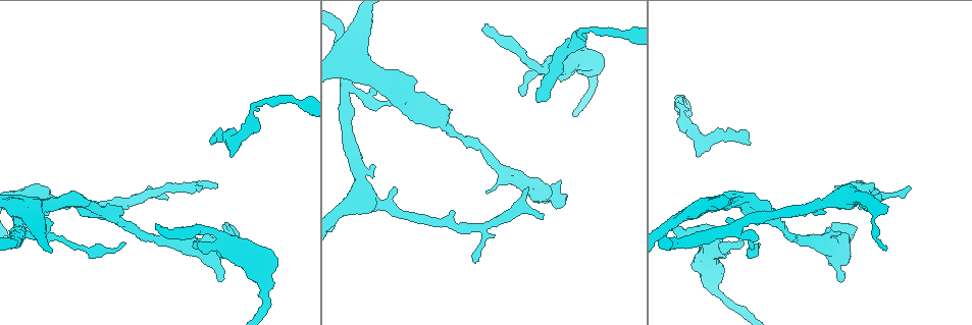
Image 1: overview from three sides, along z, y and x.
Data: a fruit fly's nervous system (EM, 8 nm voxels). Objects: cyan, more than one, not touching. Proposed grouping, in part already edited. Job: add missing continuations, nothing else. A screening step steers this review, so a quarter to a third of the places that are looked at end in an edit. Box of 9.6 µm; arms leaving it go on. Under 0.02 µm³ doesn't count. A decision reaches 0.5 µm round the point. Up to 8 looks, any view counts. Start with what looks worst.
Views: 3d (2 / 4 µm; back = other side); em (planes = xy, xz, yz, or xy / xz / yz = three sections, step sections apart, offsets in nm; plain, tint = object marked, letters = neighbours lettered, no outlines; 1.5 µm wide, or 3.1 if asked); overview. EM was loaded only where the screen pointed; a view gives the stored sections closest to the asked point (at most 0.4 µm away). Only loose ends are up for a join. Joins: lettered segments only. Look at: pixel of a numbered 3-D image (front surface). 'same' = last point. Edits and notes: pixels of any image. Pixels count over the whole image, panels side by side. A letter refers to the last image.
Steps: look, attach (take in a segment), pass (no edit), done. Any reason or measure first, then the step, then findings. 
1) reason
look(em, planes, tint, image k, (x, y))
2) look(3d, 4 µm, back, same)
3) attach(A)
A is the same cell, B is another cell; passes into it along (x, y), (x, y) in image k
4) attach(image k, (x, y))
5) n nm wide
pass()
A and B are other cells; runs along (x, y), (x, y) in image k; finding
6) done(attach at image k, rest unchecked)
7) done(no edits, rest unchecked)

an open end
look(3d, 4 µm, image 1, (483, 28))

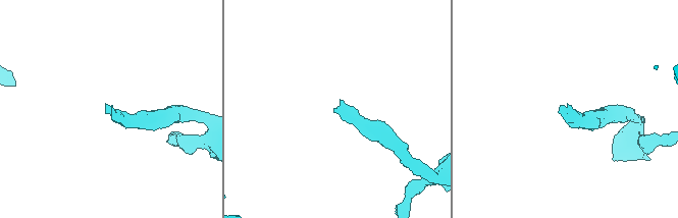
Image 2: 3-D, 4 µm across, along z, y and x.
look(em, xy, step 8, tint, image 2, (107, 104))

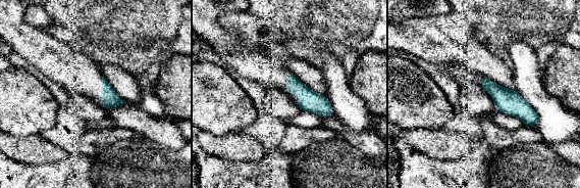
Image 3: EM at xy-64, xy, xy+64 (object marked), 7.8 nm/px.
another direction
look(em, planes, letters, same)

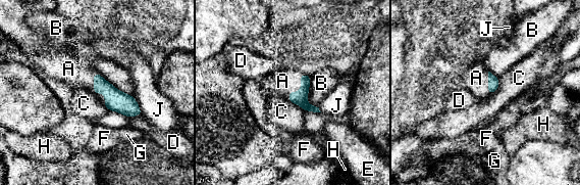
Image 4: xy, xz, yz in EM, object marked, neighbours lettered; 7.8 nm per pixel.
B touches over 360 nm
attach(image 4, (70, 70))
A is the same cell, B, C, D, E, F, G, H and J are other cells; the neuron continues

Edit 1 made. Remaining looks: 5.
branch stops here
look(em, xz, step 8, letters, image 1, (219, 281))

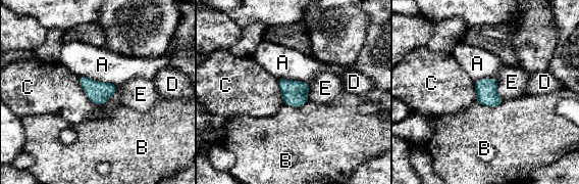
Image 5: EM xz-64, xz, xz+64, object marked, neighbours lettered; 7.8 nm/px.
another direction
look(em, yz, step 4, letters, same)

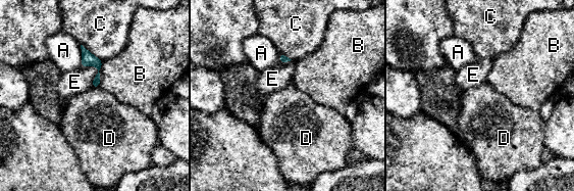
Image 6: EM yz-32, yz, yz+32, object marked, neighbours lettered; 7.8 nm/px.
pass()
A, B, C, D and E are other cells; runs along (84, 51), (99, 67), (97, 84) in image 6; none of them fits

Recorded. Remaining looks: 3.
free end
look(3d, 4 µm, image 1, (834, 185))

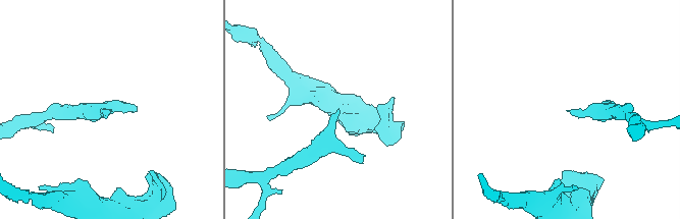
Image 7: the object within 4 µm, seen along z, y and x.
look(em, planes, letters, image 7, (338, 112))

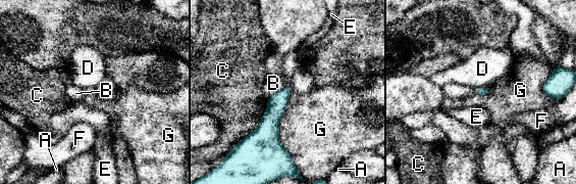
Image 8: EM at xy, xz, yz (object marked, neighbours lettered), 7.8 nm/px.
pass()
A, B, C, D, E, F and G are other cells; border along (292, 90), (278, 140), (294, 162) in image 8; no lettered segment goes on from it

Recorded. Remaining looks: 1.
done(attach at image 4, rest unchecked)

